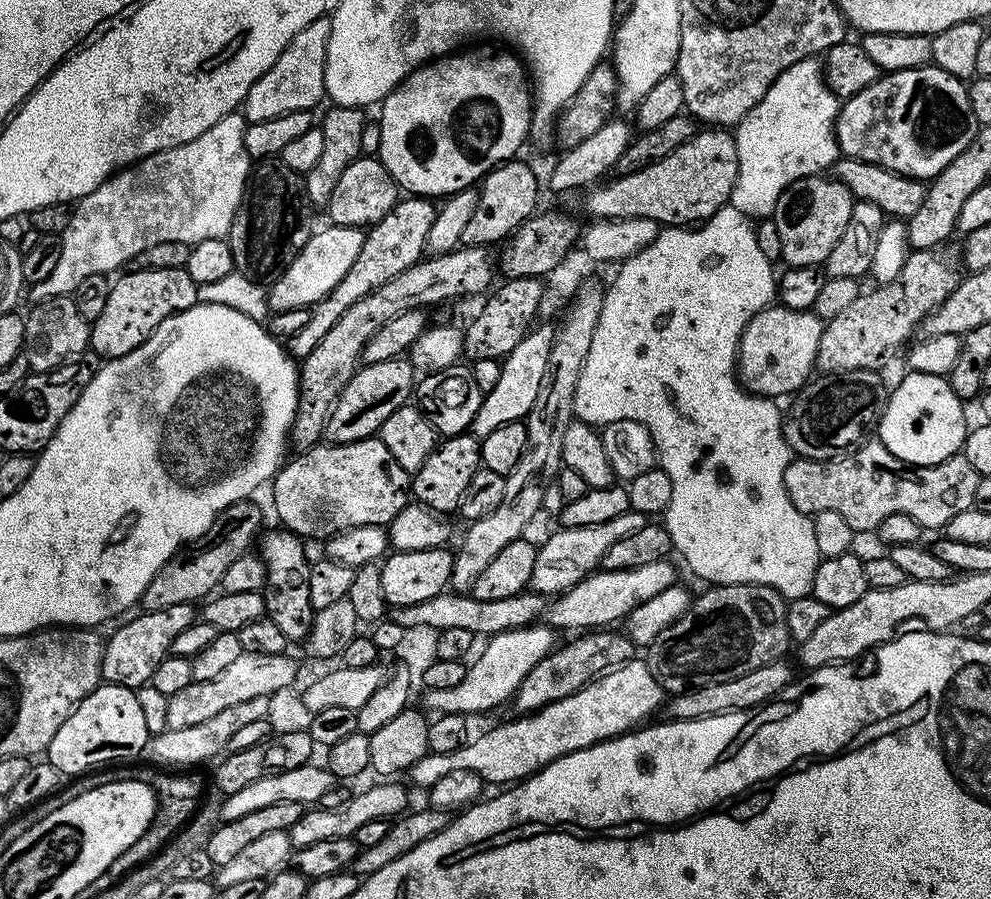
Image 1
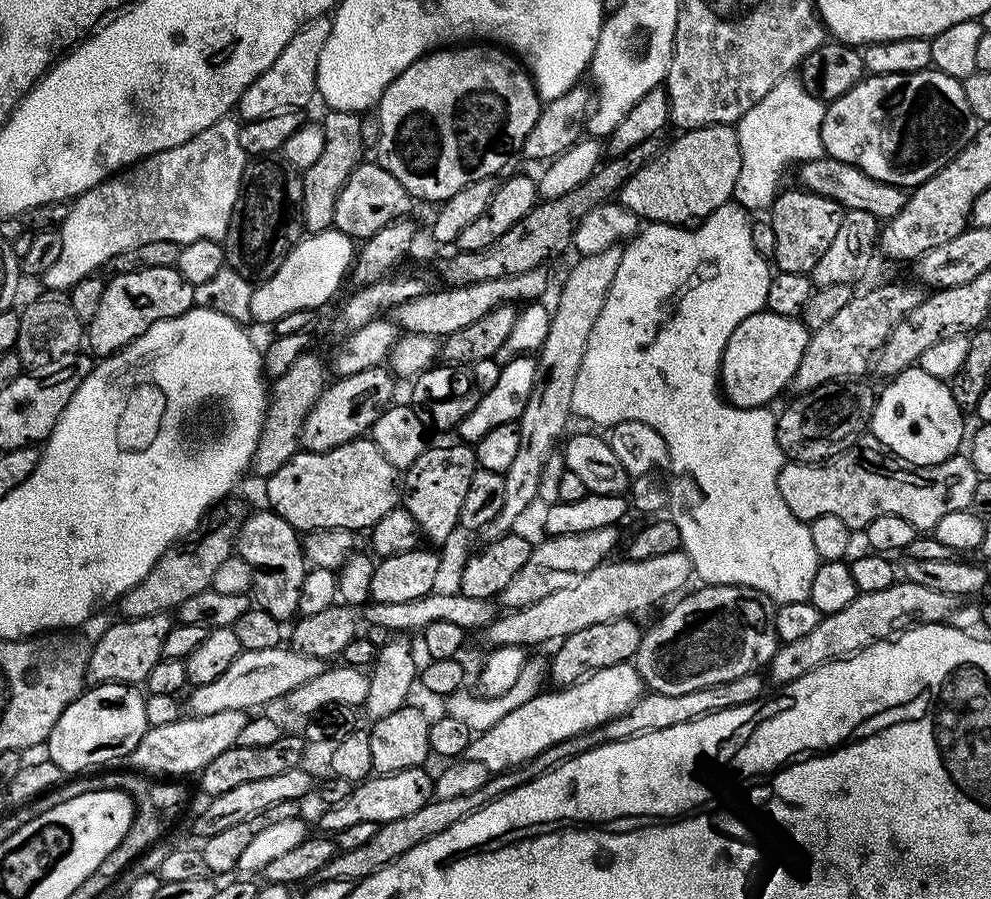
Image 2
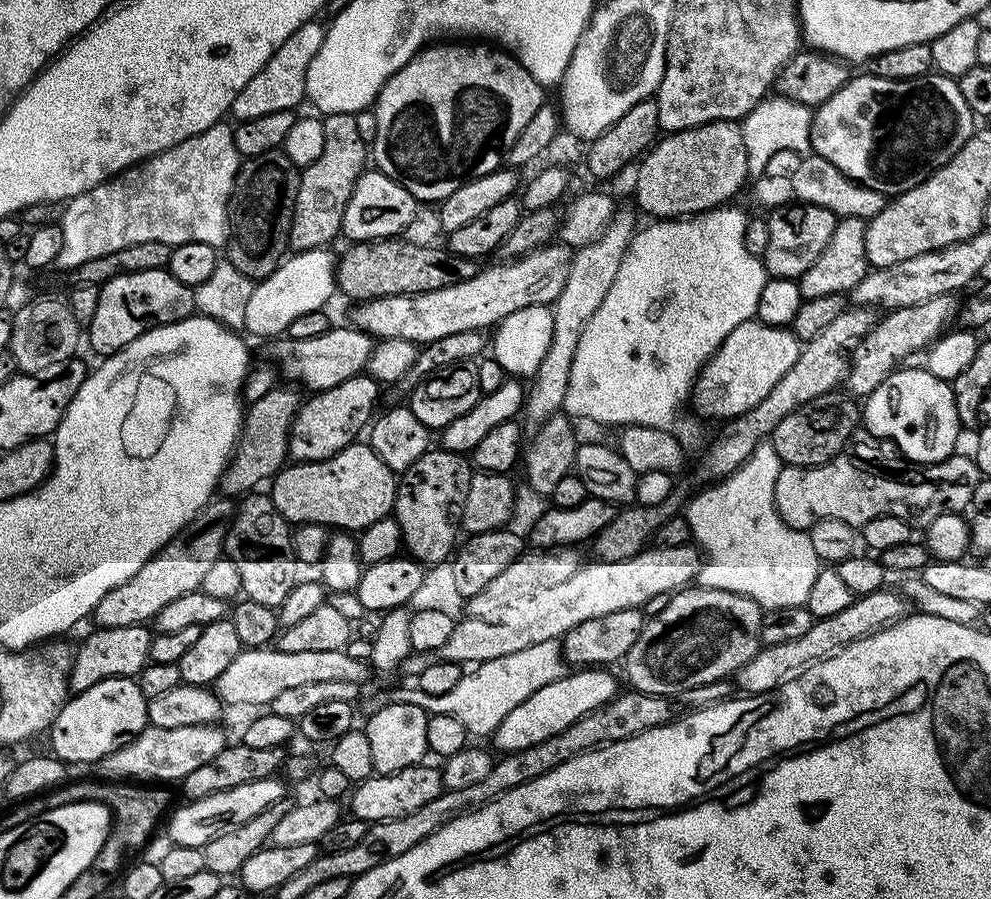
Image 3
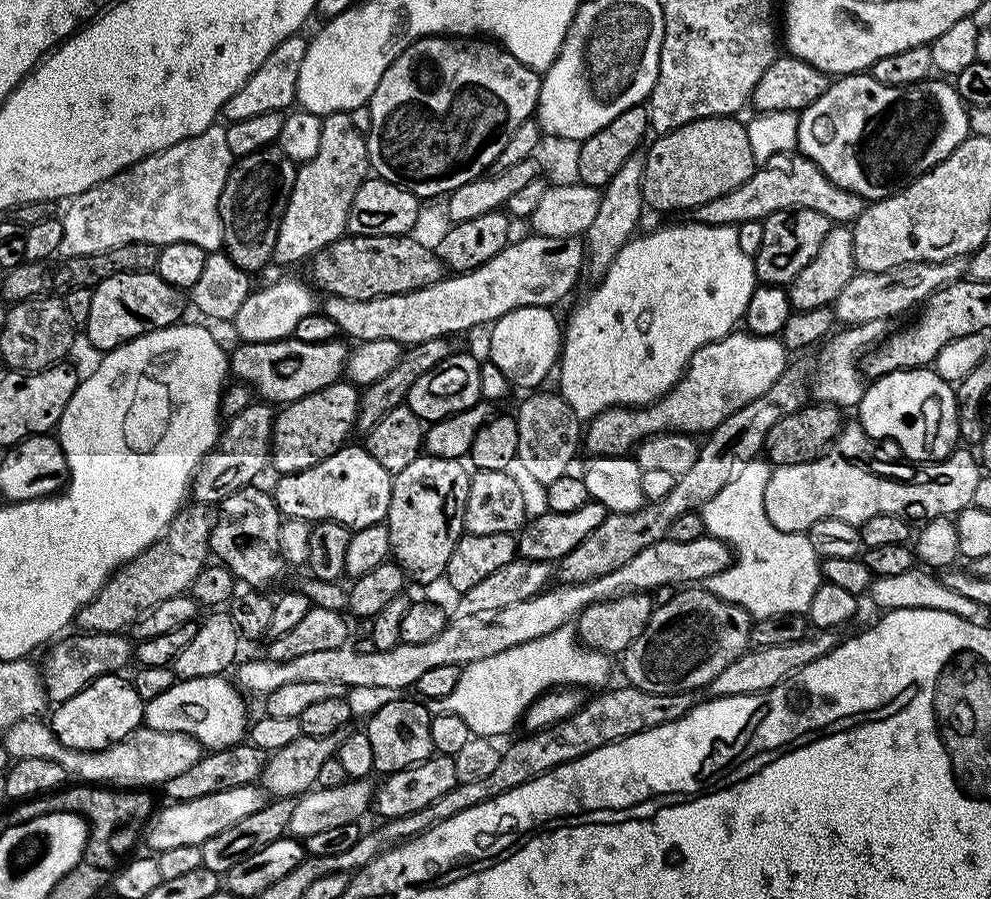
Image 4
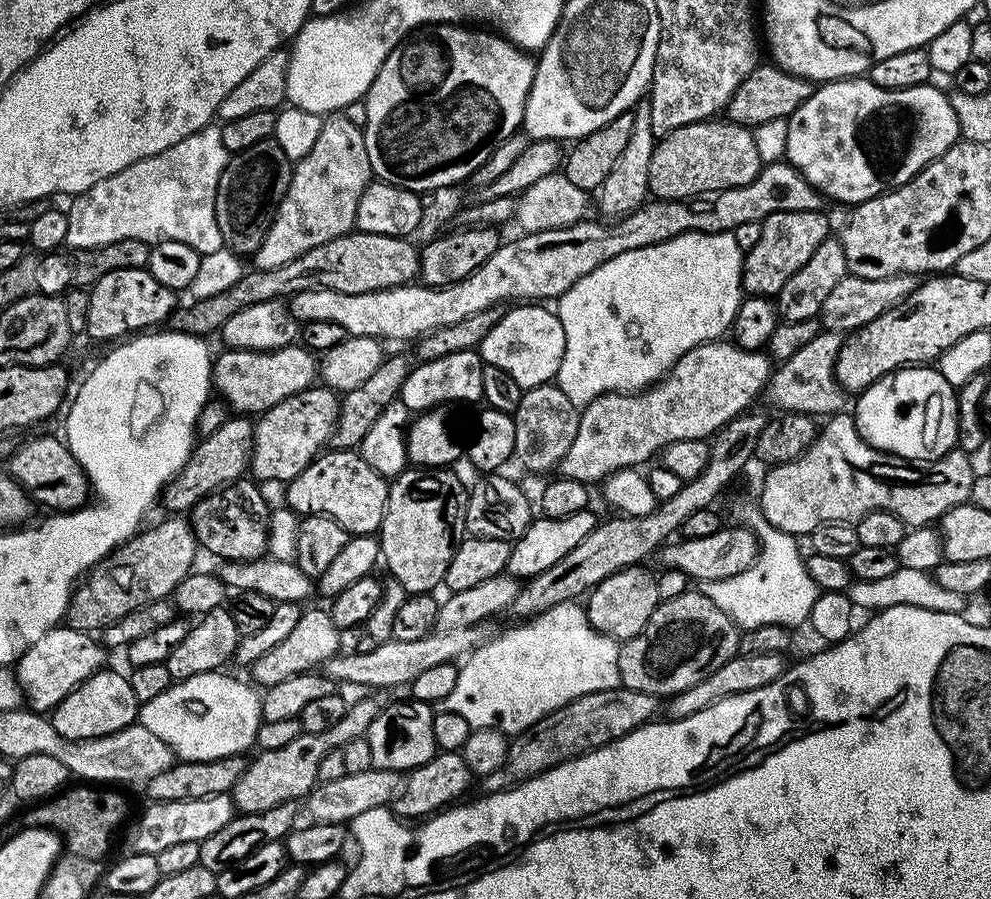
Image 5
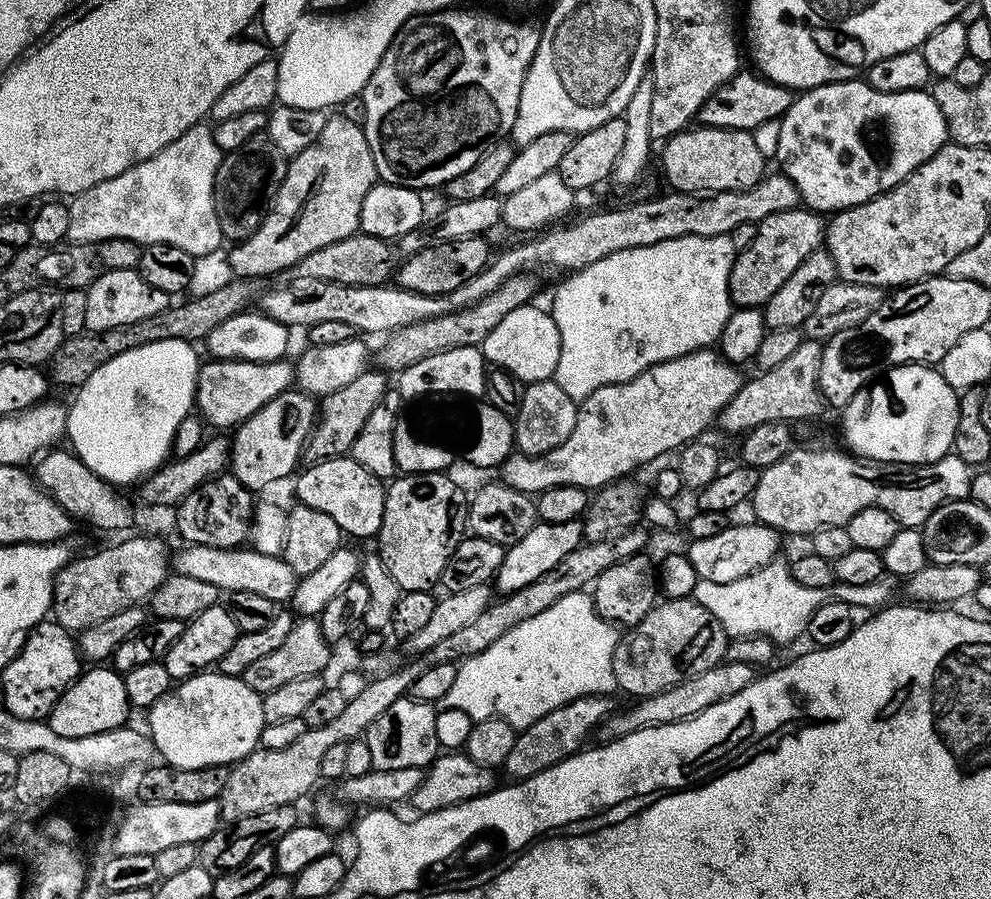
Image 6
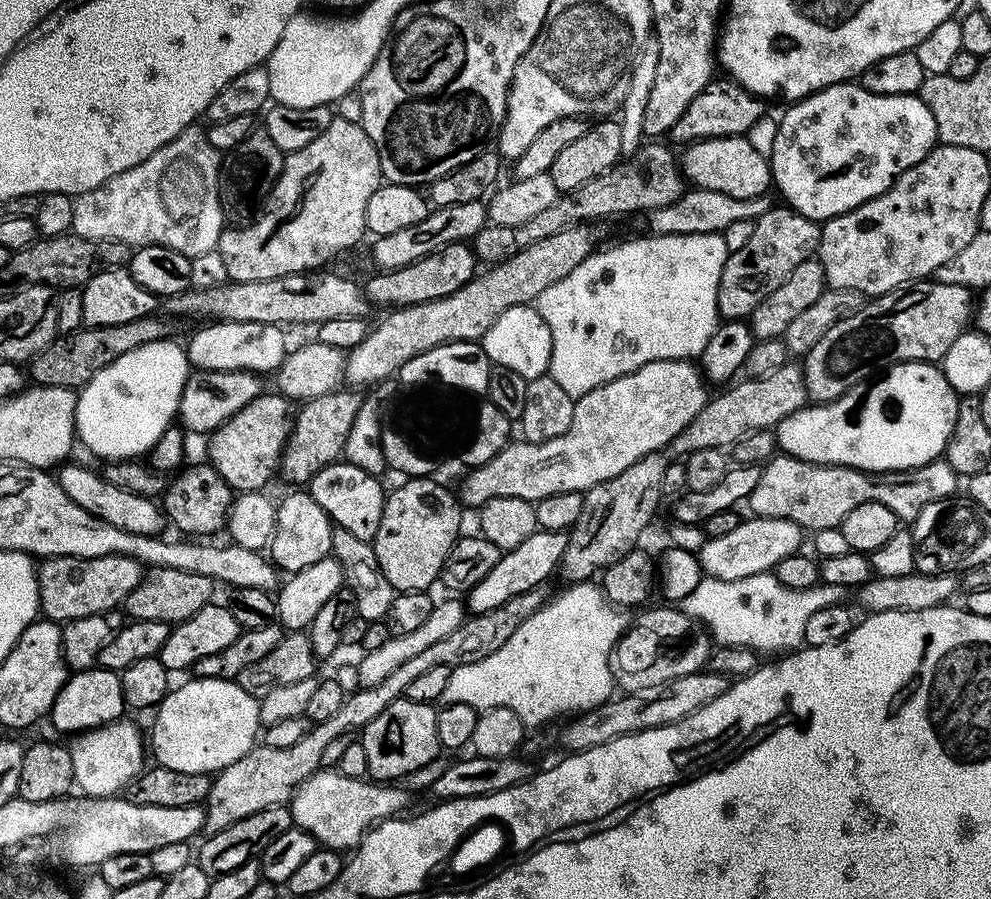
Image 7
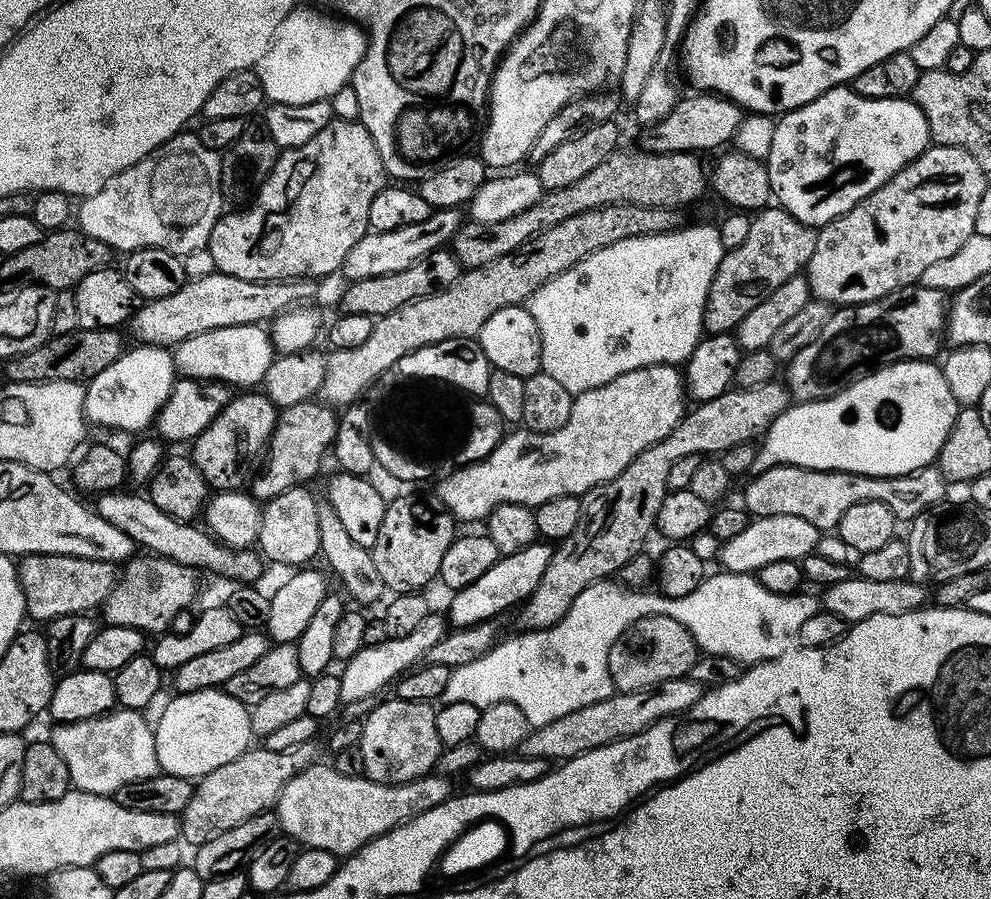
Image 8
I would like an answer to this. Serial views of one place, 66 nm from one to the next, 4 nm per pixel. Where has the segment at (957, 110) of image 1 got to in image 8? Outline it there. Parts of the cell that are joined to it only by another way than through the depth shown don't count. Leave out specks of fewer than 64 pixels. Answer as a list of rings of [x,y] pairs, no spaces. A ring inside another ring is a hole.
[[[848,86],[826,90],[793,112],[783,113],[775,126],[766,159],[775,203],[794,214],[798,222],[817,230],[849,212],[859,200],[874,194],[874,190],[894,178],[894,174],[918,158],[930,144],[926,118],[911,99],[875,100],[860,96]]]

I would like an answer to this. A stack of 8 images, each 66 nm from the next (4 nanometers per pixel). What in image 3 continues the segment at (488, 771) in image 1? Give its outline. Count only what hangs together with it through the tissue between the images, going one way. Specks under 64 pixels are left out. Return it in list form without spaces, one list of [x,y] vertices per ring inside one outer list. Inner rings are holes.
[[[593,666],[583,670],[572,670],[563,676],[559,676],[554,682],[542,686],[526,702],[514,706],[506,718],[492,733],[491,743],[496,743],[495,751],[500,754],[526,750],[526,746],[538,746],[538,742],[546,742],[554,734],[562,734],[566,726],[574,726],[578,718],[598,710],[606,702],[610,702],[618,695],[616,680],[611,676],[611,671],[600,666]]]

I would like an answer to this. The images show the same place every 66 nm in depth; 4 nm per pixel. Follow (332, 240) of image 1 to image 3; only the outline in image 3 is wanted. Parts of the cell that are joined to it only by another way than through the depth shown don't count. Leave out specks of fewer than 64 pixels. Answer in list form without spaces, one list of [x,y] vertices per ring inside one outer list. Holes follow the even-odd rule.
[[[327,247],[311,248],[305,252],[289,255],[270,274],[266,280],[261,280],[253,287],[250,303],[246,305],[246,322],[244,328],[256,336],[279,337],[287,333],[290,322],[301,314],[319,312],[324,303],[337,291],[336,269],[334,256],[328,253]]]

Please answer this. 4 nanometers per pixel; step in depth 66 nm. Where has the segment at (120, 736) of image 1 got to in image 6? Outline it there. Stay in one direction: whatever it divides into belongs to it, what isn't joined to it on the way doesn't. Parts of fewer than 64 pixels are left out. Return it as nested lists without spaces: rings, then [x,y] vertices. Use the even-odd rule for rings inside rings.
[[[92,666],[81,671],[80,677],[54,702],[46,722],[50,730],[62,734],[62,738],[86,738],[86,734],[102,734],[125,727],[129,723],[128,712],[130,705],[123,675],[111,666]]]

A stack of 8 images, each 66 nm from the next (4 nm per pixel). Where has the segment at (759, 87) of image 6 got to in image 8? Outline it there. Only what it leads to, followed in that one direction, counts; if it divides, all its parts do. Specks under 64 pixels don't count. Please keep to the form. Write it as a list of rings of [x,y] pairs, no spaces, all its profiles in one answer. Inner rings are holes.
[[[699,90],[691,93],[693,96],[677,99],[674,110],[666,114],[655,126],[649,127],[644,136],[643,147],[650,152],[658,154],[674,154],[675,152],[704,152],[715,153],[723,149],[724,143],[735,137],[740,123],[745,118],[745,113],[740,105],[733,104],[724,96],[716,92],[702,92]],[[721,147],[721,148],[720,148]],[[715,148],[720,148],[716,149]]]

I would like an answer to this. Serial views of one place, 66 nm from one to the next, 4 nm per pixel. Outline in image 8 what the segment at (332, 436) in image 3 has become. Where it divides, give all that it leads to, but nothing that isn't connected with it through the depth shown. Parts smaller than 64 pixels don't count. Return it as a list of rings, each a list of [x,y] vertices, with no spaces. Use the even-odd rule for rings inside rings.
[[[244,390],[233,395],[232,401],[191,441],[190,459],[192,465],[199,470],[209,489],[216,492],[230,492],[241,487],[244,480],[244,459],[268,443],[272,431],[276,428],[278,409],[260,390]]]

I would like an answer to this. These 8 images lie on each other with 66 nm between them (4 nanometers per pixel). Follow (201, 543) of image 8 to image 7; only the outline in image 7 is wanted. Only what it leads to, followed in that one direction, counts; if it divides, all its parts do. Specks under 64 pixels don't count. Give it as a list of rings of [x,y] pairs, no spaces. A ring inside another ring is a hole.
[[[64,462],[59,465],[58,479],[62,490],[73,502],[78,502],[82,510],[94,514],[99,520],[110,522],[110,526],[118,526],[118,530],[126,530],[130,534],[142,534],[143,536],[155,536],[163,533],[166,517],[158,507],[155,499],[134,494],[130,490],[122,490],[122,486],[114,486],[99,471],[92,468],[83,468],[80,464]]]

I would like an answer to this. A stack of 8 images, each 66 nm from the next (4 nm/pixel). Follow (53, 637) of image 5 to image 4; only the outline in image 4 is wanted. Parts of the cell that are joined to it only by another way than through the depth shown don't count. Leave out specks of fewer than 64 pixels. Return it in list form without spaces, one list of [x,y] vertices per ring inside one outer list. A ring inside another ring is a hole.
[[[80,632],[75,635],[65,635],[47,649],[49,652],[44,664],[42,663],[42,675],[49,701],[74,698],[74,694],[78,694],[98,677],[123,673],[128,660],[130,664],[133,659],[134,644],[127,635],[118,632]]]

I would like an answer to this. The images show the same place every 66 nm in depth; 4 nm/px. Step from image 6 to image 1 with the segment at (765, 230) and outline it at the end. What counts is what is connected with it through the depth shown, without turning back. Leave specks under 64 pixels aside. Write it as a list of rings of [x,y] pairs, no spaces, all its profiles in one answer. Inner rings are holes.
[[[817,174],[803,176],[785,189],[777,200],[770,219],[778,226],[778,239],[782,242],[780,260],[789,268],[815,268],[830,258],[838,238],[850,222],[854,197],[840,180]]]

